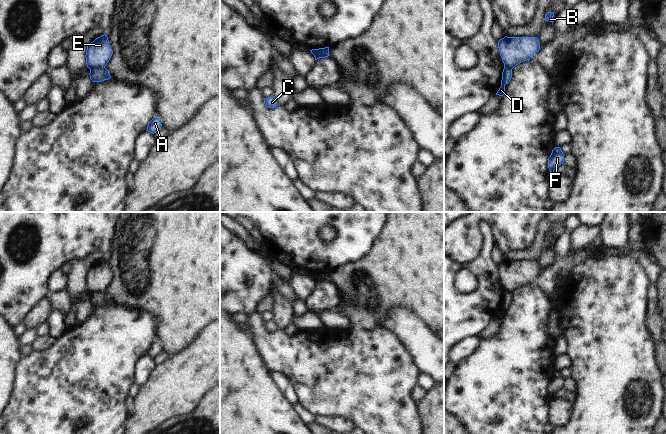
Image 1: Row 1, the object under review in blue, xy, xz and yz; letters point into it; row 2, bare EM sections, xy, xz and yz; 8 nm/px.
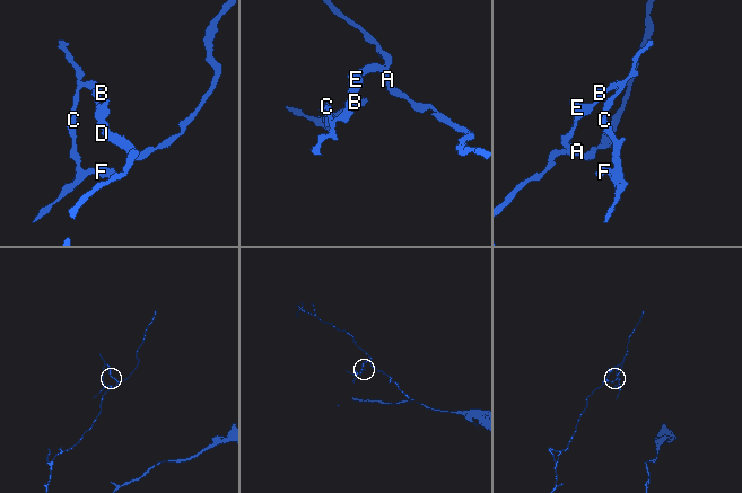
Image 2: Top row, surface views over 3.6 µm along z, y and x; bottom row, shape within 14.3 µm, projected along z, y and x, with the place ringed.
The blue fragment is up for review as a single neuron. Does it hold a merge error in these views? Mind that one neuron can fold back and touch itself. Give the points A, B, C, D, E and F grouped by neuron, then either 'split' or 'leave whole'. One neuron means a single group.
groups A D / B C E F; split

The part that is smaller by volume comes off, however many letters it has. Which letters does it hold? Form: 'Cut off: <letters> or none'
Cut off: B, C, E, F

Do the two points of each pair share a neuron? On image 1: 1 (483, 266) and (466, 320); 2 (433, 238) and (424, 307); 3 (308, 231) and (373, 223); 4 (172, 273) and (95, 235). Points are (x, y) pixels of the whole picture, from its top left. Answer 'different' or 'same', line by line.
1: same
2: same
3: same
4: different

